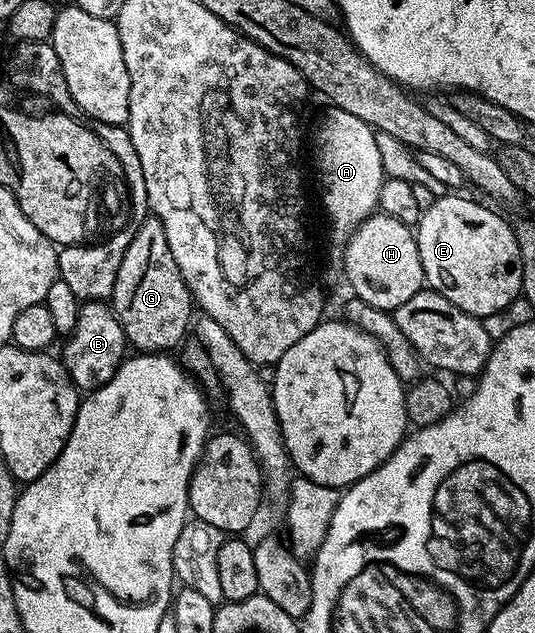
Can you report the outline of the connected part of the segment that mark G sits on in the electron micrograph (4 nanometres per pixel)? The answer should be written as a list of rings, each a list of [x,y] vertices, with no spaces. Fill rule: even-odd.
[[[148,215],[134,226],[131,242],[121,259],[121,267],[117,267],[117,283],[111,292],[109,304],[127,336],[128,346],[135,351],[171,351],[192,328],[191,292],[177,267],[177,259],[173,259],[173,251],[169,251],[165,227],[161,227],[154,215]]]

